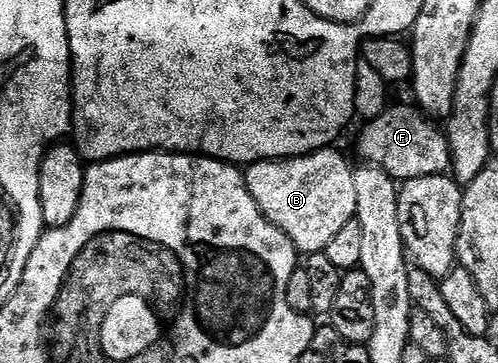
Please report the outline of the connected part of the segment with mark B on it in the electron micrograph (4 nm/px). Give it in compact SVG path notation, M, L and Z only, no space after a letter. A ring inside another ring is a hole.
M326 147L317 149L314 153L308 153L306 157L290 157L280 161L257 161L254 165L250 165L244 170L245 182L251 191L251 195L255 199L255 203L261 208L262 215L264 215L272 225L279 227L279 231L283 231L283 235L287 235L291 239L294 250L301 252L302 249L303 252L309 253L308 255L320 254L347 228L350 222L354 220L354 213L356 211L355 186L352 182L354 170L351 166L349 167L348 159L345 158L343 154L336 153L335 150L336 148Z

